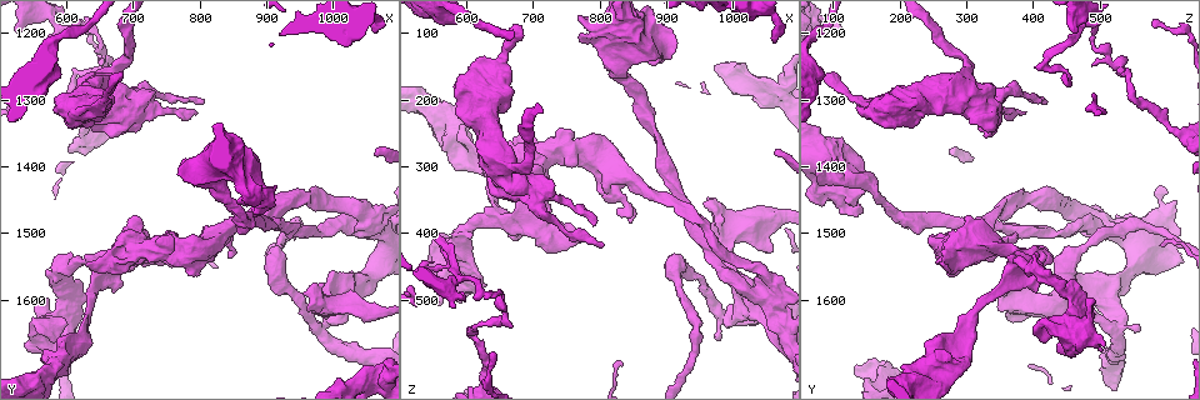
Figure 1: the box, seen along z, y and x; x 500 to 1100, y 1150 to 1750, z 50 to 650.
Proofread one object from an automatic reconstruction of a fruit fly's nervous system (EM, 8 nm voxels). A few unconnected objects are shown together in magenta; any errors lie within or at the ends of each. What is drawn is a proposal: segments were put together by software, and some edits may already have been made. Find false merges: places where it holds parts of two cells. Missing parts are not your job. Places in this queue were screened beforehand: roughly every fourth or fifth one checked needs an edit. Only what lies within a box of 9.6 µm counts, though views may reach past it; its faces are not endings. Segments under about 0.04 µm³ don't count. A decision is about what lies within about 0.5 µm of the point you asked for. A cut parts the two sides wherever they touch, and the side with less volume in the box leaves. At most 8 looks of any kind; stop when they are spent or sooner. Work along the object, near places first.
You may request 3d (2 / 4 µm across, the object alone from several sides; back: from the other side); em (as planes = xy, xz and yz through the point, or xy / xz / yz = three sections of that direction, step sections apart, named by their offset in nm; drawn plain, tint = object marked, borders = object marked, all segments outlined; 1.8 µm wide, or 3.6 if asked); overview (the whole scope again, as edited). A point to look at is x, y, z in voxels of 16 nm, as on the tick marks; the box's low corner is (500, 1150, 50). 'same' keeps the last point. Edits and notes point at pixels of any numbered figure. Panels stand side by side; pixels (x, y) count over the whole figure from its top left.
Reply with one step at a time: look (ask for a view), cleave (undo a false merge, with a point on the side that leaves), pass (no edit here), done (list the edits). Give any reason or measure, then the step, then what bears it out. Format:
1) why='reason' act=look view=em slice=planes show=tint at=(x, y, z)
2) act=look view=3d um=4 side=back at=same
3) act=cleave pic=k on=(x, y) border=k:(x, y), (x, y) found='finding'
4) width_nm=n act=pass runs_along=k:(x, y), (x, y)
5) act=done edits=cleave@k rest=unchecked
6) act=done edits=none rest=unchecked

act=look view=3d um=4 at=(920, 1485, 345)

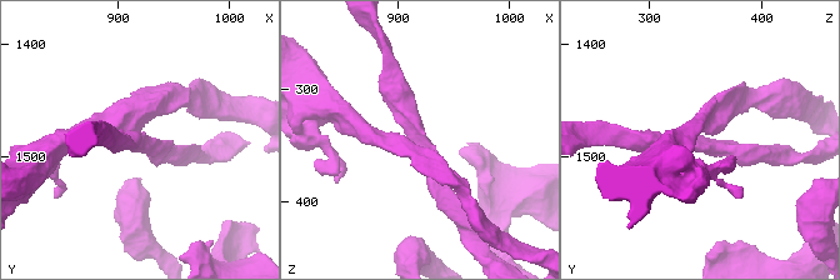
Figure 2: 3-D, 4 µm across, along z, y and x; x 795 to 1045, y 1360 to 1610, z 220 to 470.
why='need the tissue' act=look view=em slice=yz step=4 show=tint at=(920, 1488, 342)

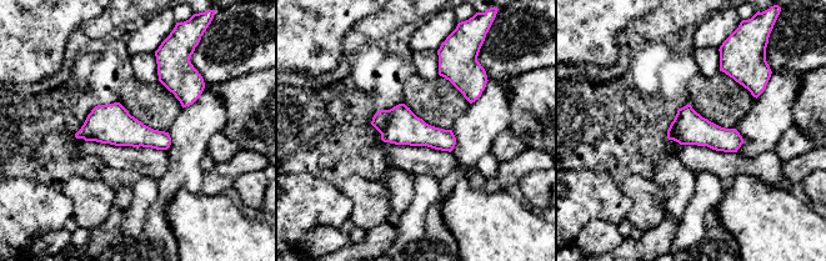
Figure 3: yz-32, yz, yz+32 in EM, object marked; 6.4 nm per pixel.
act=look view=em slice=planes show=tint at=same

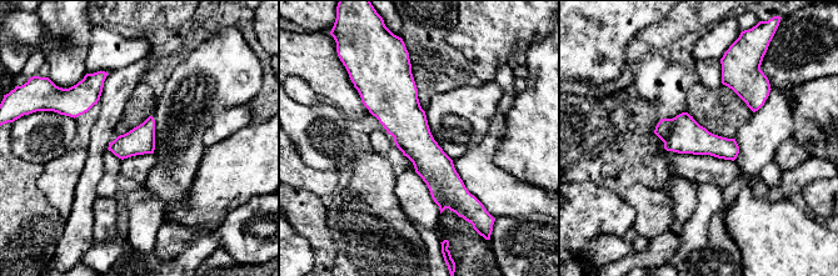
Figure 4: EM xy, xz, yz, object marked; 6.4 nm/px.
act=pass runs_along=4:(405, 66), (404, 119), (453, 206) found='one cell here'

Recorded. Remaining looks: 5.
why='looks like a crossing' act=look view=em slice=planes show=tint at=(695, 1530, 370)

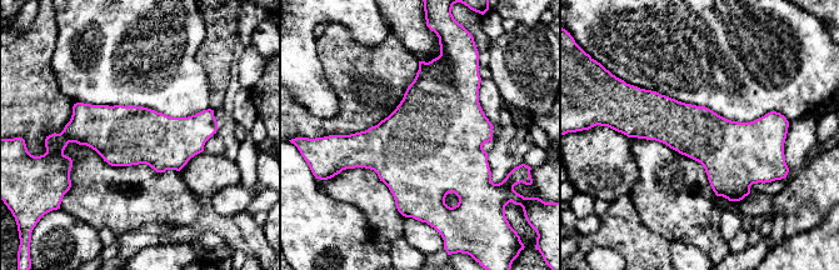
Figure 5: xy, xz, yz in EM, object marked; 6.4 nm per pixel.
act=pass found='continuous, no second cell'

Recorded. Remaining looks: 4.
why='sharp bend' act=look view=em slice=planes show=plain at=(590, 1625, 460)

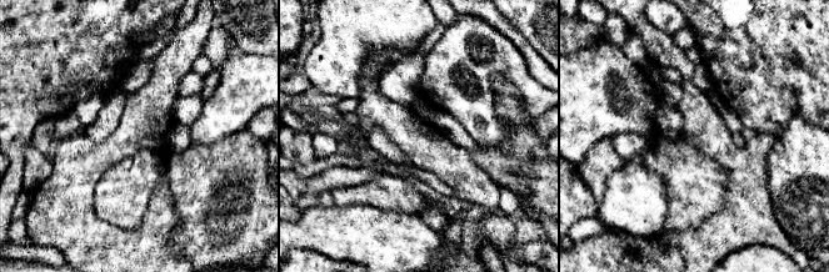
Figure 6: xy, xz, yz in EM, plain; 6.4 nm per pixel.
why='see the neighbours' act=look view=em slice=planes show=borders at=same

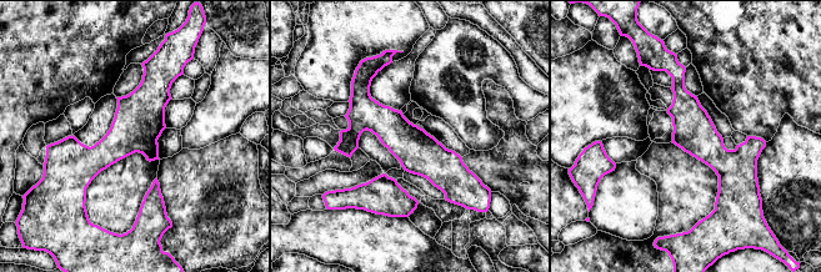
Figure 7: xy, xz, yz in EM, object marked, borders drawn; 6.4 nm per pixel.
act=pass runs_along=7:(676, 66), (726, 165), (719, 208) found='all the same cell'

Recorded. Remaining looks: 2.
why='four or more arms meet' act=look view=3d um=4 side=back at=(645, 1290, 305)

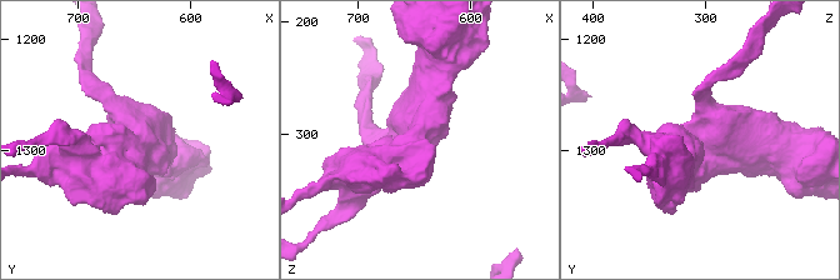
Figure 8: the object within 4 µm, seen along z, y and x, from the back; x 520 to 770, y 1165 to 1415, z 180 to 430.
why='need the tissue' act=look view=em um=3.6 slice=planes show=borders at=(648, 1292, 308)

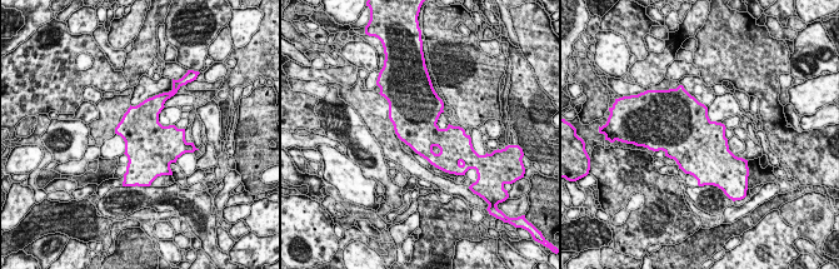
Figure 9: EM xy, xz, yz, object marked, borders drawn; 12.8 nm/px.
width_nm=550 act=pass found='all the same cell'

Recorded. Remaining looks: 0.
act=done edits=none rest=unchecked

